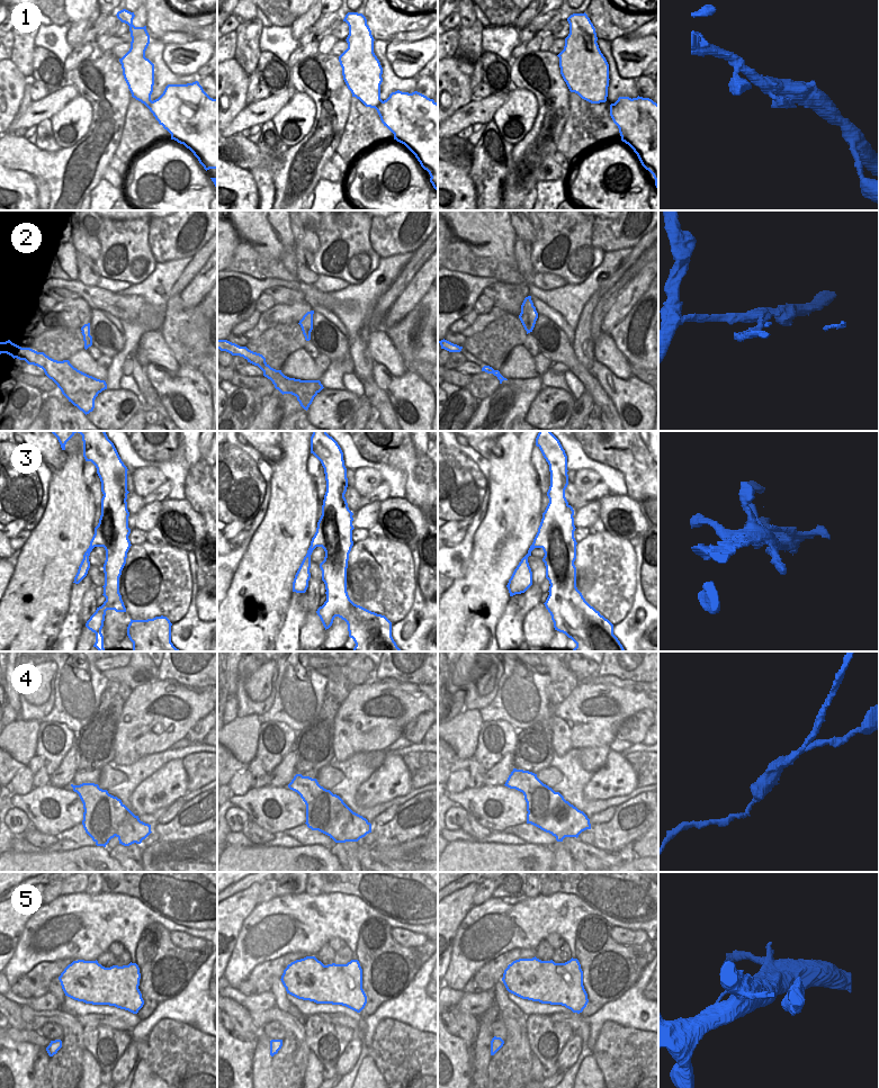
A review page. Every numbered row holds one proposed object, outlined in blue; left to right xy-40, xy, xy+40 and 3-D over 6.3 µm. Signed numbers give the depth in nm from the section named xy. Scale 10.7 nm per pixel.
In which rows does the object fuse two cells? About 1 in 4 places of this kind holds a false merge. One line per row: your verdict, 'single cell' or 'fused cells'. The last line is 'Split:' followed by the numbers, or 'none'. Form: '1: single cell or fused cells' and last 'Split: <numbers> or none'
1: single cell
2: fused cells
3: single cell
4: fused cells
5: single cell
Split: 2, 4

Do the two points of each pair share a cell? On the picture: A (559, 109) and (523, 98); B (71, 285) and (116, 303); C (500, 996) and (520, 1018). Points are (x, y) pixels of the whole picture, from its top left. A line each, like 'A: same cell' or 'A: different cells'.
A: different cells
B: same cell
C: same cell

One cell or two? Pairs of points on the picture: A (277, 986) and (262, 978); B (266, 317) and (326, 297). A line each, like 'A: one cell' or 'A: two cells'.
A: two cells
B: two cells

